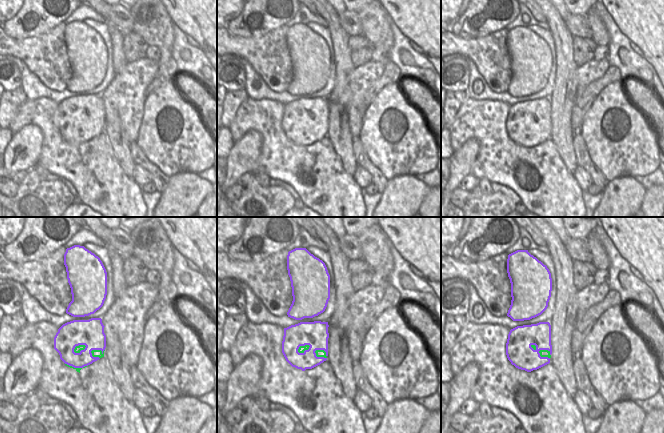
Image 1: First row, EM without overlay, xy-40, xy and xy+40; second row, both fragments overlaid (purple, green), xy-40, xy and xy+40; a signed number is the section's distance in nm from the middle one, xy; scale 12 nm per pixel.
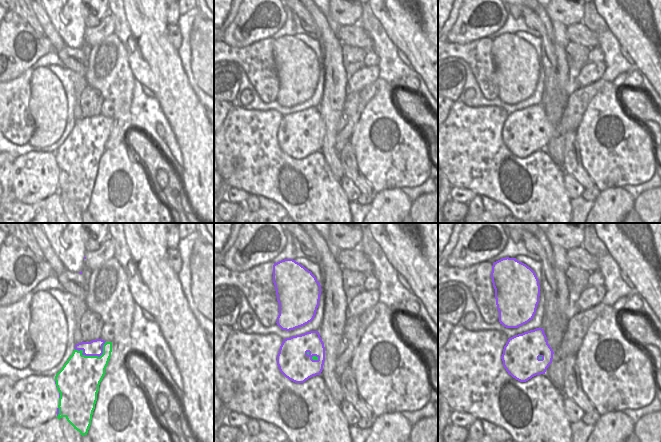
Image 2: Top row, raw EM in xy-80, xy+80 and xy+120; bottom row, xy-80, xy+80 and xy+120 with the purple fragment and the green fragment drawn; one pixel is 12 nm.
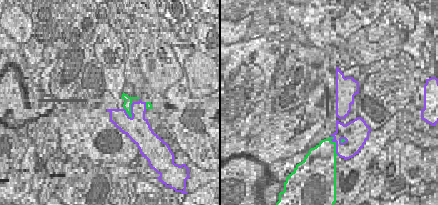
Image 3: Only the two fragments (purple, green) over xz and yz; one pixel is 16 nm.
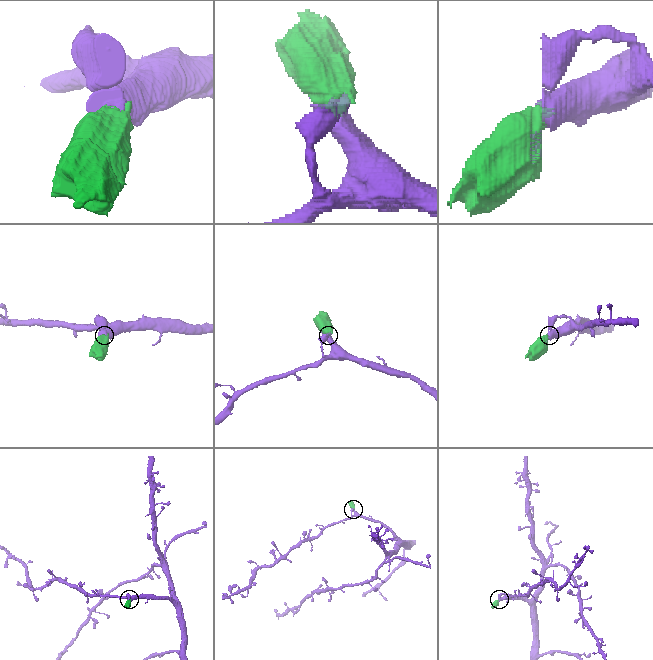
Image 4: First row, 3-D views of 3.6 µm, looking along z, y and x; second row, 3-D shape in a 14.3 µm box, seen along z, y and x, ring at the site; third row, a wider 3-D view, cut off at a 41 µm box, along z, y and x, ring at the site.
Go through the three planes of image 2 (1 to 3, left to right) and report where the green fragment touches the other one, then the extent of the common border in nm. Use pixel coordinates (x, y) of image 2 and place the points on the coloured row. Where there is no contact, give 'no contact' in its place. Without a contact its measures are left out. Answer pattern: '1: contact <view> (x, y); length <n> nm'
1: contact xy-80 (93, 355); length 400 nm
2: contact xy+80 (315, 360); length 100 nm
3: contact xy+120 (540, 356); length 60 nm

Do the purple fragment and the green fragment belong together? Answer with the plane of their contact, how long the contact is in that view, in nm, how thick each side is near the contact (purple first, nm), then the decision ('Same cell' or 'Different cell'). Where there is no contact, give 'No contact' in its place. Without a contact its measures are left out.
Touches purple in xy. Shared border 180 nm. Thickness 280 nm (purple) against 100 nm. Different cell

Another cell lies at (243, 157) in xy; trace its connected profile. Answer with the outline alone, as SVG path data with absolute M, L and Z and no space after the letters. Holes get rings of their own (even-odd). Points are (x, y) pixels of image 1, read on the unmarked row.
M251 130L247 132L239 141L234 142L226 159L226 177L221 185L222 193L235 185L239 178L247 173L257 170L259 165L259 155L262 148L262 135Z

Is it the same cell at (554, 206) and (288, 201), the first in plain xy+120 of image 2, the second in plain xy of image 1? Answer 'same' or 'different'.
different

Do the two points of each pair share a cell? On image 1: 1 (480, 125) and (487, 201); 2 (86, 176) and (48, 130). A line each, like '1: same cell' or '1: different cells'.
1: different cells
2: same cell

